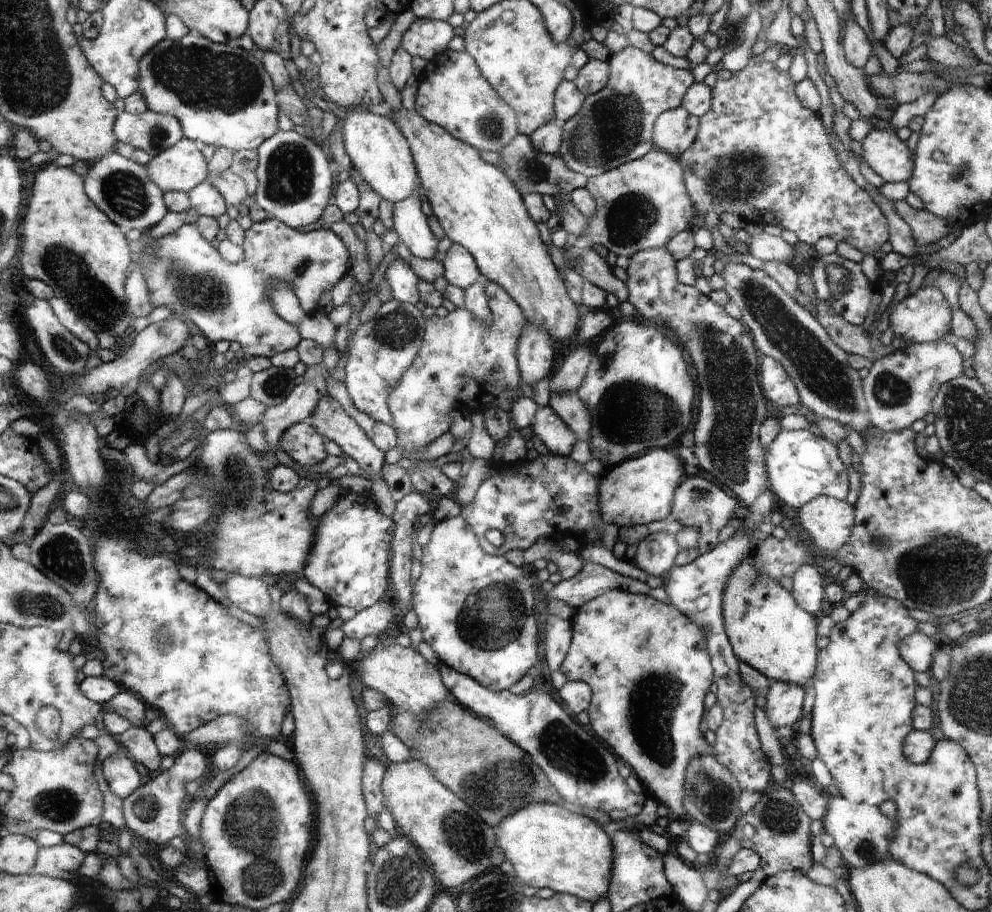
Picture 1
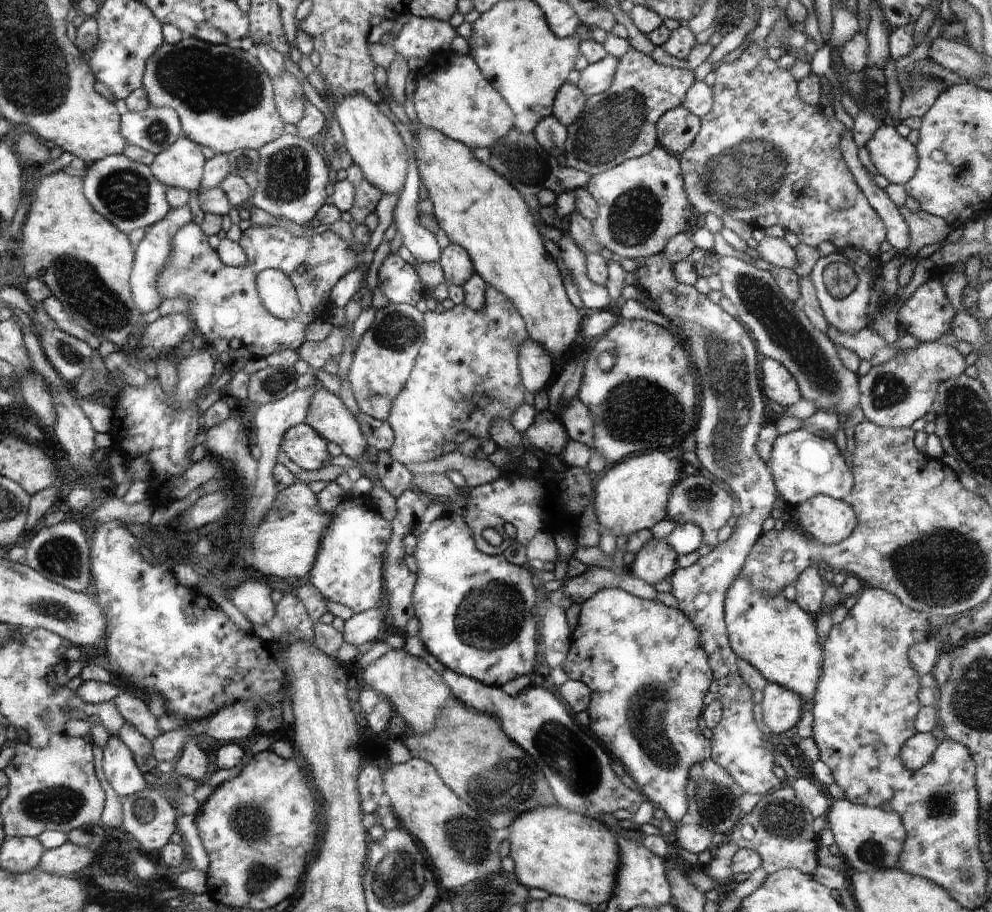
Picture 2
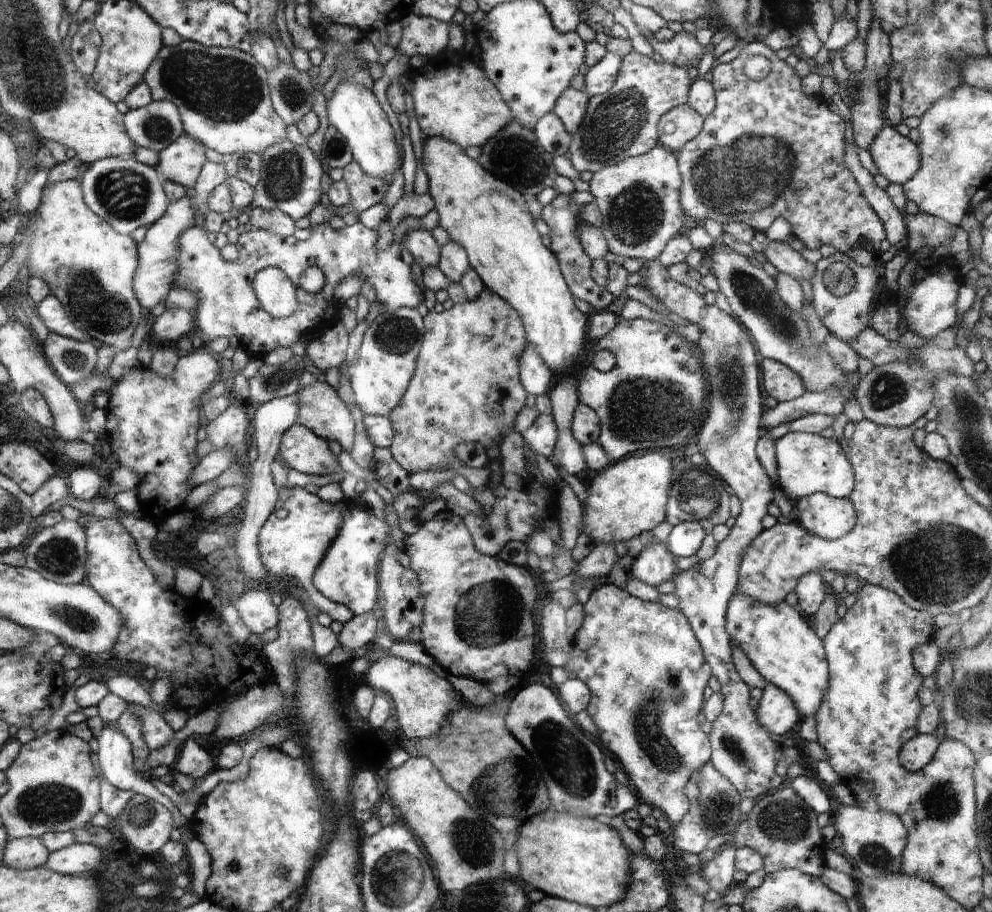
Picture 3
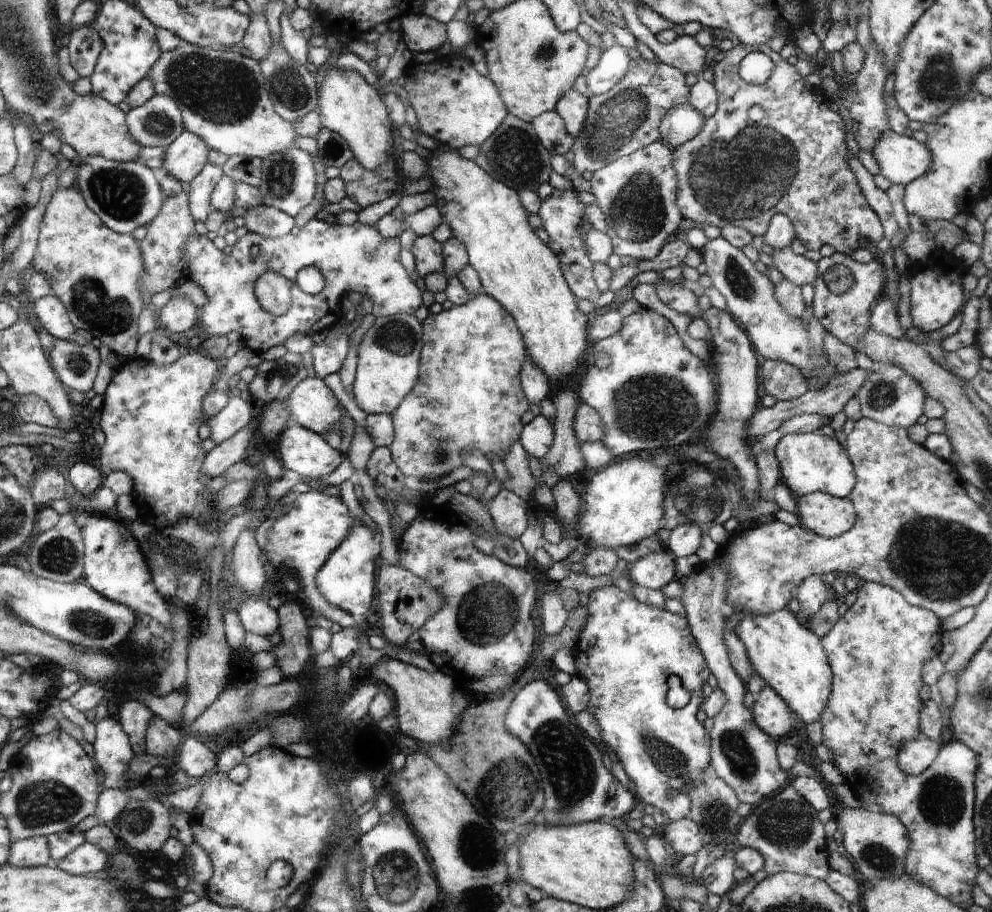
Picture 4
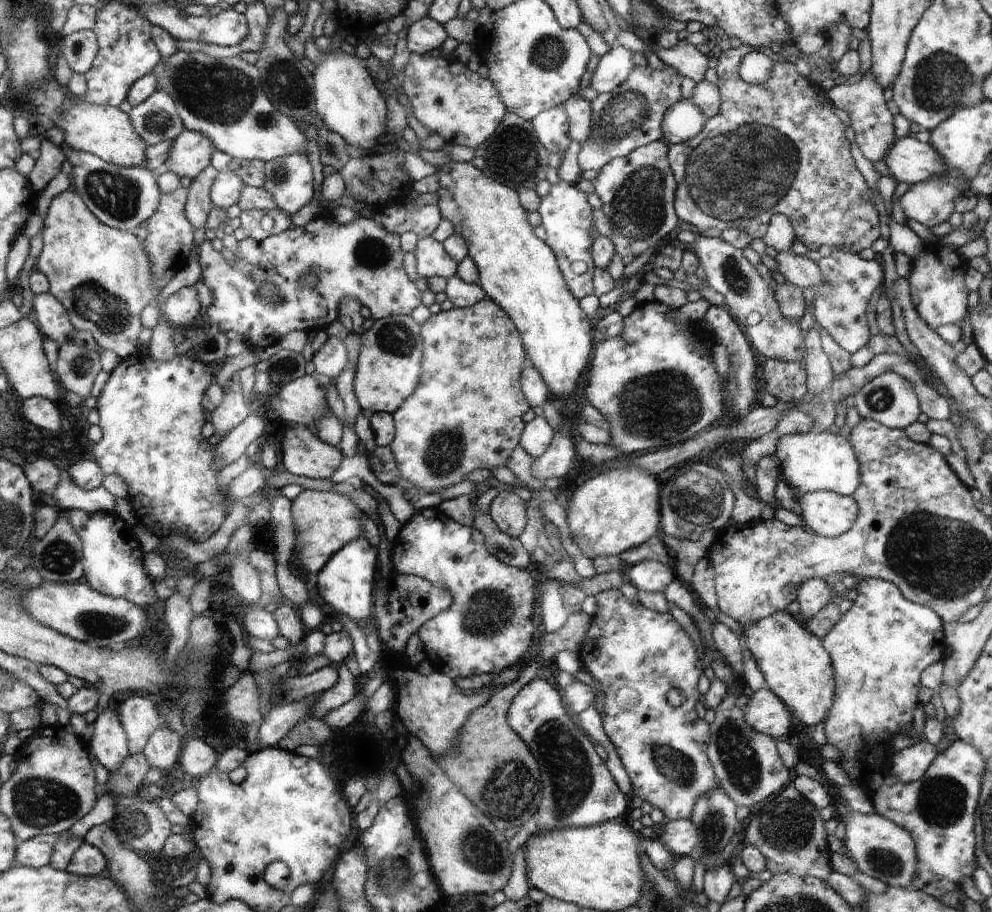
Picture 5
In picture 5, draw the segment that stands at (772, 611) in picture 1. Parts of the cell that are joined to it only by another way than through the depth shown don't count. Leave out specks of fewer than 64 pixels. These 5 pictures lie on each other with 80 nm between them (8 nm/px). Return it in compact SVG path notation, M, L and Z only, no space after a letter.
M778 611L758 622L744 625L743 635L745 652L752 653L768 689L773 690L806 726L814 728L825 722L836 691L833 660L822 640L814 633L806 632L786 611Z

